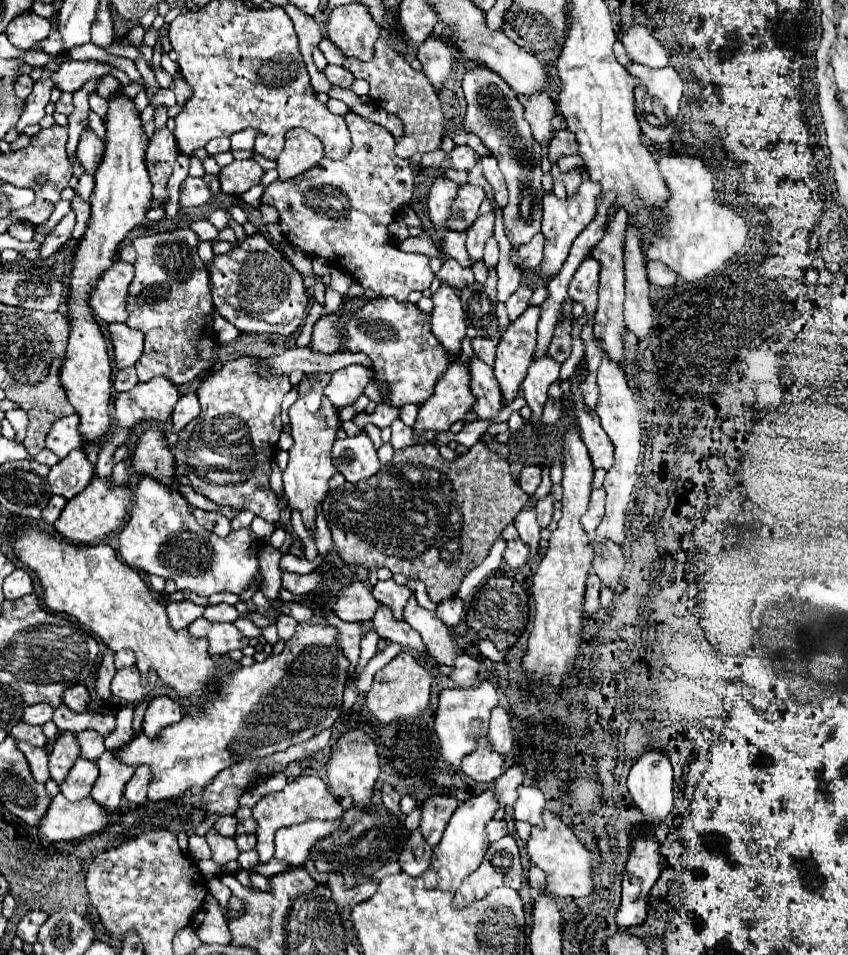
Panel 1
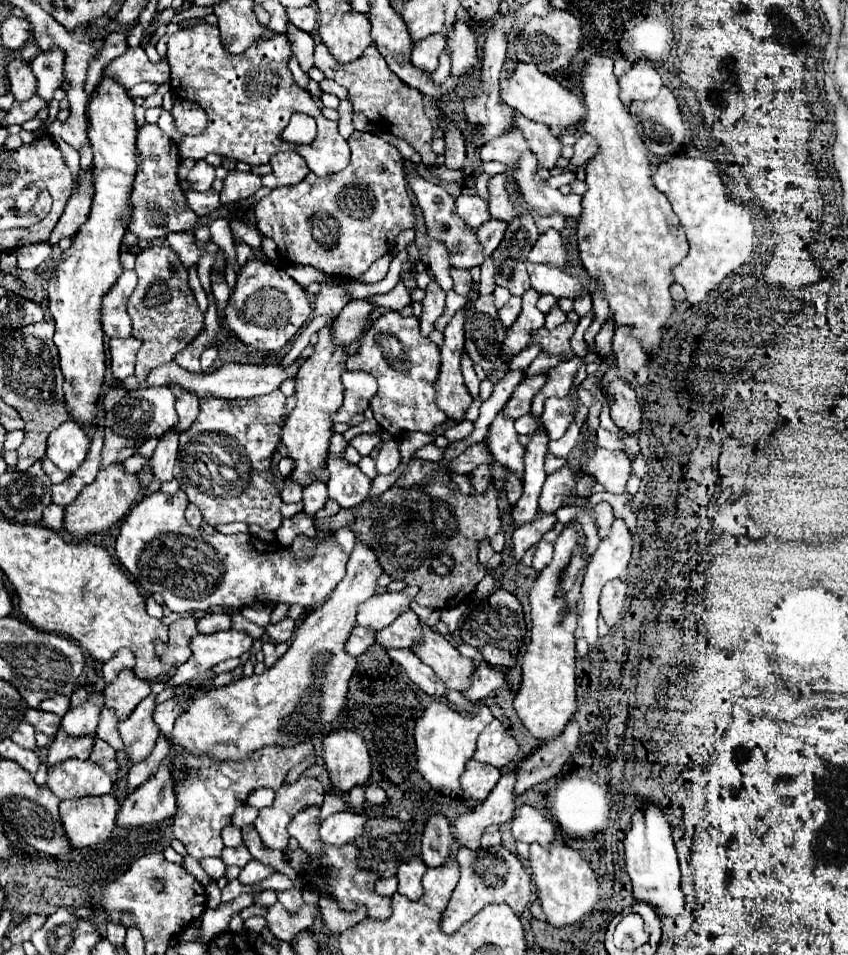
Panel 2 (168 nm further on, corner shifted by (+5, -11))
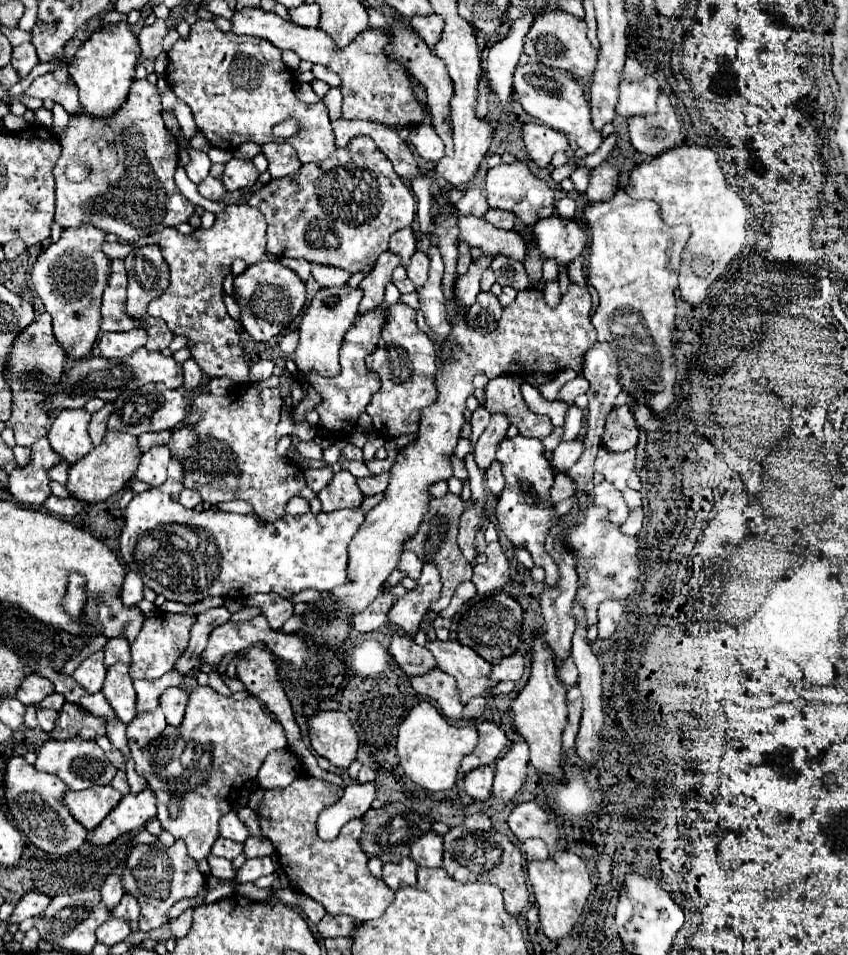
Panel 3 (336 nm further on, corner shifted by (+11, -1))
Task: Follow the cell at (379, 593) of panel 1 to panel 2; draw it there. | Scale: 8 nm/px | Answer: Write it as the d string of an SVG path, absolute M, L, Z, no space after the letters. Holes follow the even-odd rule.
M408 609L392 625L378 631L378 643L388 649L412 649L422 643L422 623L418 615Z

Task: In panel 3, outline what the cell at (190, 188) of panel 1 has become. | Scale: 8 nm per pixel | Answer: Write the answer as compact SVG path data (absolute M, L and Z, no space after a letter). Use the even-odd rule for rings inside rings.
M206 177L206 179L198 185L198 191L200 191L202 197L206 197L206 199L210 199L210 201L218 201L218 199L226 193L222 181L218 181L218 179L214 179L214 177Z

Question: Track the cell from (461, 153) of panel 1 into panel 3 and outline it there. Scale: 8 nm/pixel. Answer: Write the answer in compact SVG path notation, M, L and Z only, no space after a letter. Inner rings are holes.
M392 19L392 25L390 29L386 31L386 37L388 37L388 43L386 43L386 57L388 59L394 59L398 61L420 85L424 85L426 89L426 95L428 95L428 111L430 111L430 117L432 117L432 127L436 129L436 133L440 135L440 139L444 141L446 145L446 155L452 155L454 153L454 143L452 143L452 123L450 123L450 109L448 109L448 103L454 95L454 87L452 87L452 79L446 71L446 65L428 49L428 45L410 29L408 21L406 19Z

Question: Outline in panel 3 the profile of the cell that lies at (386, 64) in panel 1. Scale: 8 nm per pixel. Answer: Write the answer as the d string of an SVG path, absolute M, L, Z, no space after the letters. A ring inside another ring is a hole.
M244 7L242 11L234 11L230 19L232 33L236 35L256 35L272 41L278 49L292 49L300 55L300 59L310 63L320 63L342 77L342 117L344 119L370 119L390 127L416 127L424 119L424 111L412 95L410 77L398 63L392 63L384 55L386 35L380 29L362 31L348 47L336 49L330 35L320 31L318 27L298 27L292 21L286 21L274 13L268 13L260 7Z

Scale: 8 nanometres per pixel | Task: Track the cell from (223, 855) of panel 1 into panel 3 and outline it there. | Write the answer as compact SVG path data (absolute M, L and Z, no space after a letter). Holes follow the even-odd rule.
M198 685L186 705L186 715L180 727L166 727L164 733L150 743L146 751L140 751L134 741L130 741L132 759L136 761L136 773L142 775L150 789L156 793L158 813L162 829L182 839L188 847L188 855L196 861L208 857L212 843L218 839L218 819L224 817L236 803L246 779L254 779L270 751L286 749L288 741L282 727L272 721L254 697L236 701L232 697L216 693L210 685Z

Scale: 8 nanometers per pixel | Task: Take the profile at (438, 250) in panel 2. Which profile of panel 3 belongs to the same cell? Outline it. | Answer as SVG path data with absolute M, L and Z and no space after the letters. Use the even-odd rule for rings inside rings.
M428 247L428 259L430 259L430 273L424 289L418 291L420 297L420 309L424 313L424 319L432 331L436 331L442 339L450 337L450 321L446 319L446 299L442 291L442 277L444 277L444 263L438 255L438 247Z

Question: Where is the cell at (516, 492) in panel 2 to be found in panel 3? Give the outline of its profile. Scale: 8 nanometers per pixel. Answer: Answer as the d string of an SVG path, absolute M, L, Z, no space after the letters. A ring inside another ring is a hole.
M494 461L488 469L486 469L486 487L494 493L494 495L500 495L500 491L504 491L506 487L506 481L504 481L504 475L502 475L502 467L498 461Z

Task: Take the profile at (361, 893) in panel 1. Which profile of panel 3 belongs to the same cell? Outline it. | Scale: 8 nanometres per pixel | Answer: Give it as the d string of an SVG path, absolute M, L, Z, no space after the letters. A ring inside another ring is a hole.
M326 913L318 923L318 931L322 937L348 937L354 925L356 925L356 921L350 919L348 915Z

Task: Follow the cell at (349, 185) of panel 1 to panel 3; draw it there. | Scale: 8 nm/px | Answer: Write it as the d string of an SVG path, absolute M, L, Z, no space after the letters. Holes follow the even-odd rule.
M354 137L344 149L320 163L306 163L292 177L272 179L256 191L248 205L258 207L268 223L268 251L278 257L300 257L314 263L334 265L352 273L372 265L388 249L390 235L408 227L416 213L416 201L404 181L392 171L392 163L382 155L370 137Z

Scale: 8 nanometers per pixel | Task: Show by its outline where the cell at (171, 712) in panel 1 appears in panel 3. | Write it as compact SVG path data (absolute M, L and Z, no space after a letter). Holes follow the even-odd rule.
M172 687L172 689L166 689L160 697L160 707L166 715L166 723L168 725L174 725L178 727L178 723L182 723L184 719L184 707L186 707L186 701L188 701L188 695L178 689L178 687Z

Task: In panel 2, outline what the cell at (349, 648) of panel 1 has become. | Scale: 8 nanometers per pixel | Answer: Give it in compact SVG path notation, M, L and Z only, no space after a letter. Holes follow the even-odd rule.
M356 627L346 643L346 651L352 655L352 657L358 657L362 655L370 645L376 643L376 631L370 629L370 627Z

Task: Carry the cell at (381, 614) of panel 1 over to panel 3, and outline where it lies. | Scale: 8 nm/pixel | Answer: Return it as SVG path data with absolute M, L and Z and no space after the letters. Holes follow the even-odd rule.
M434 667L426 675L414 675L414 679L410 683L416 693L434 699L448 719L458 721L462 717L462 703L456 693L454 677L446 675L438 667Z

